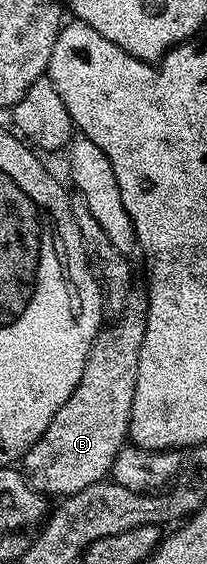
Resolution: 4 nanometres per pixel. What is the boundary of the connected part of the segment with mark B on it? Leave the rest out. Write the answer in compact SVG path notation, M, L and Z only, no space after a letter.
M137 290L131 291L122 311L117 313L118 321L99 328L74 393L56 410L48 430L22 457L20 464L27 485L43 497L65 498L111 475L113 462L128 440L147 303L143 293L141 296Z

